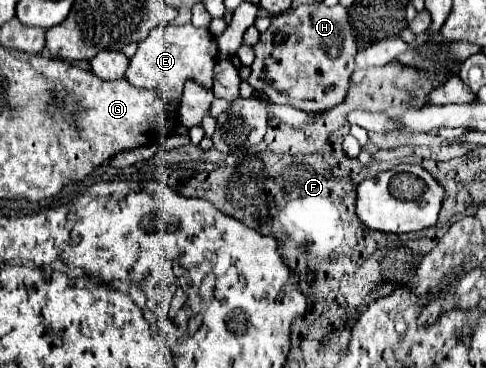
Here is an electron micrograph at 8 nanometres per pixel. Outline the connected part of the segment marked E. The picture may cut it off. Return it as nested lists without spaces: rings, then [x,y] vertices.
[[[174,23],[158,25],[150,31],[150,35],[138,43],[136,55],[130,59],[130,67],[126,71],[126,81],[130,81],[134,87],[142,89],[158,89],[162,91],[162,97],[168,101],[178,99],[182,95],[182,87],[186,79],[194,79],[202,83],[204,87],[212,87],[212,67],[218,59],[218,47],[216,39],[210,37],[208,29],[198,29],[192,23],[186,23],[182,27]]]

